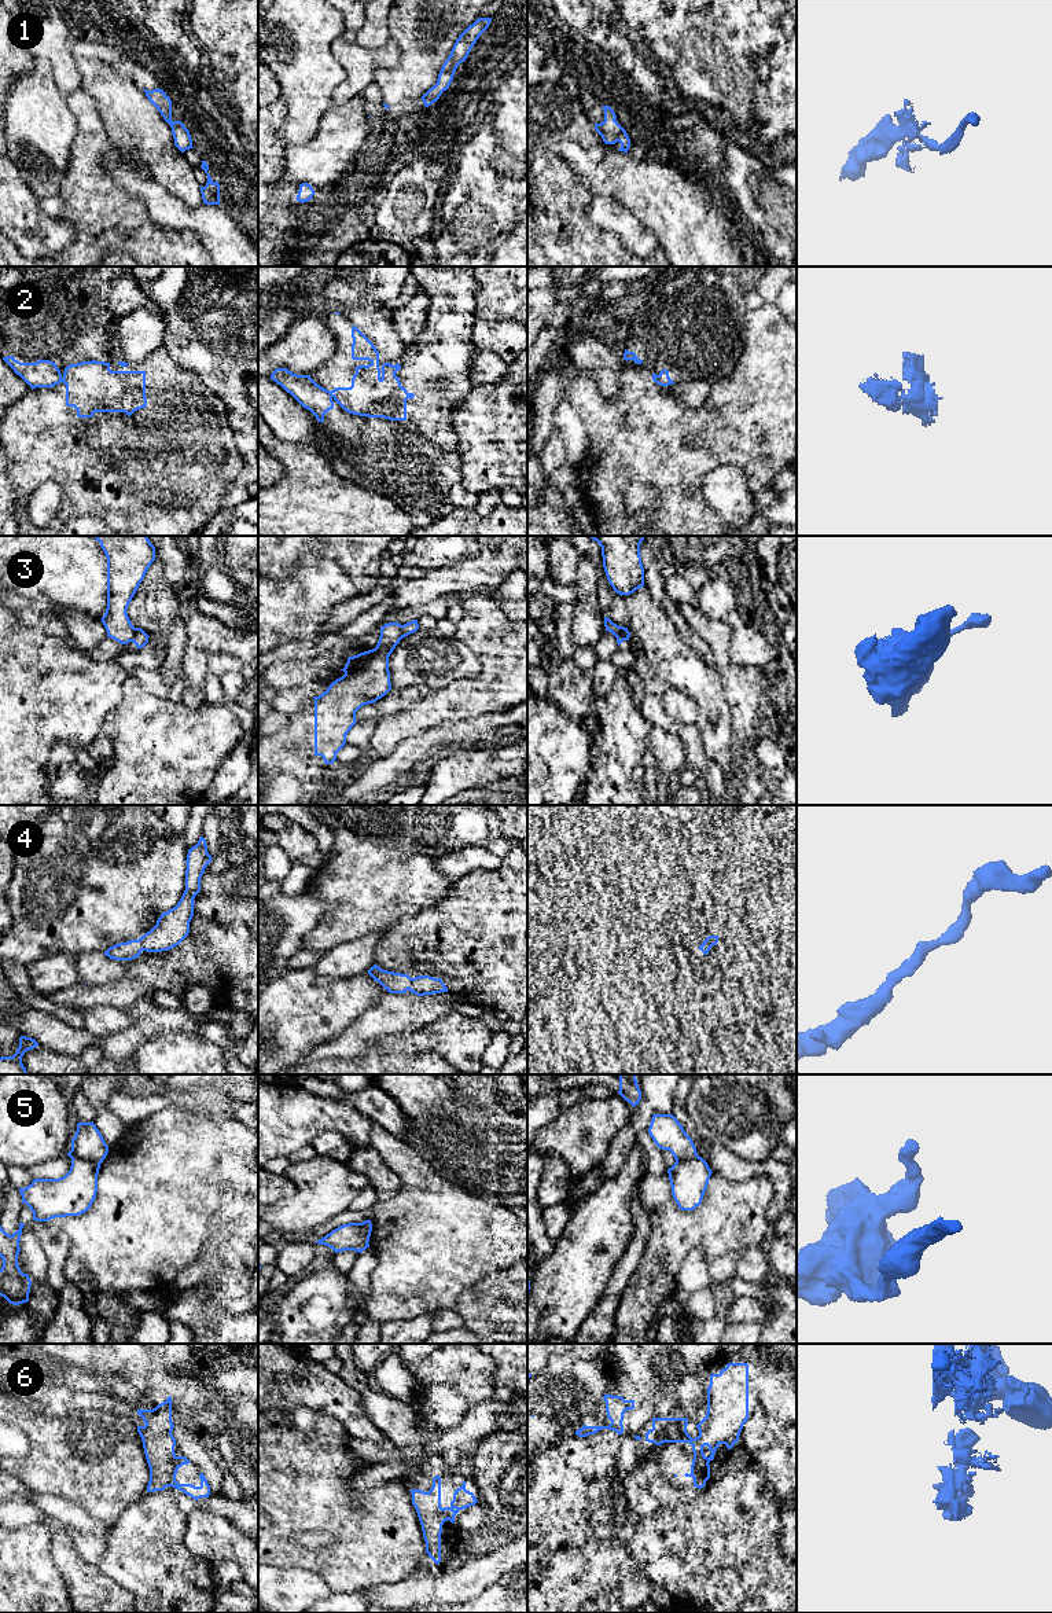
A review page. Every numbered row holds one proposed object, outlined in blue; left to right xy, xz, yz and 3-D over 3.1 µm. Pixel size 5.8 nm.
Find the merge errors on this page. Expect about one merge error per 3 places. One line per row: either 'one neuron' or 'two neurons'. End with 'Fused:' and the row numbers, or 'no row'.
1: one neuron
2: two neurons
3: two neurons
4: one neuron
5: two neurons
6: one neuron
Fused: 2, 3, 5

